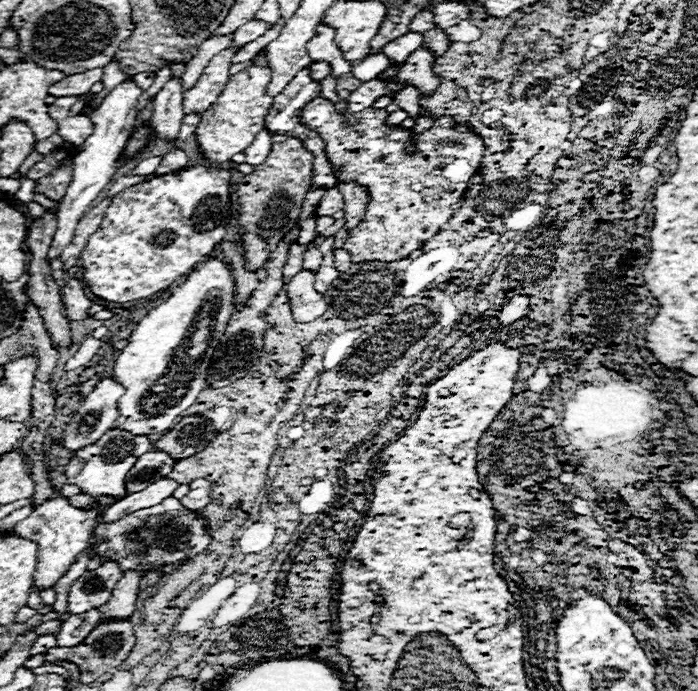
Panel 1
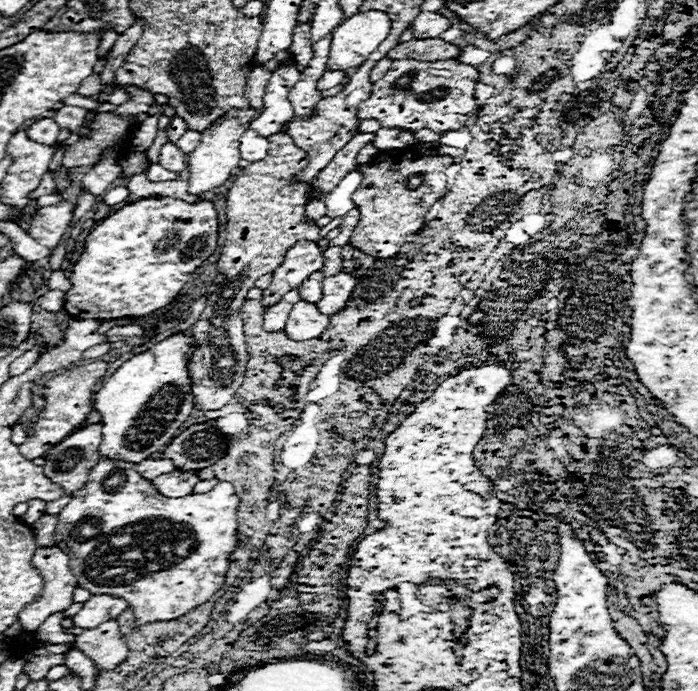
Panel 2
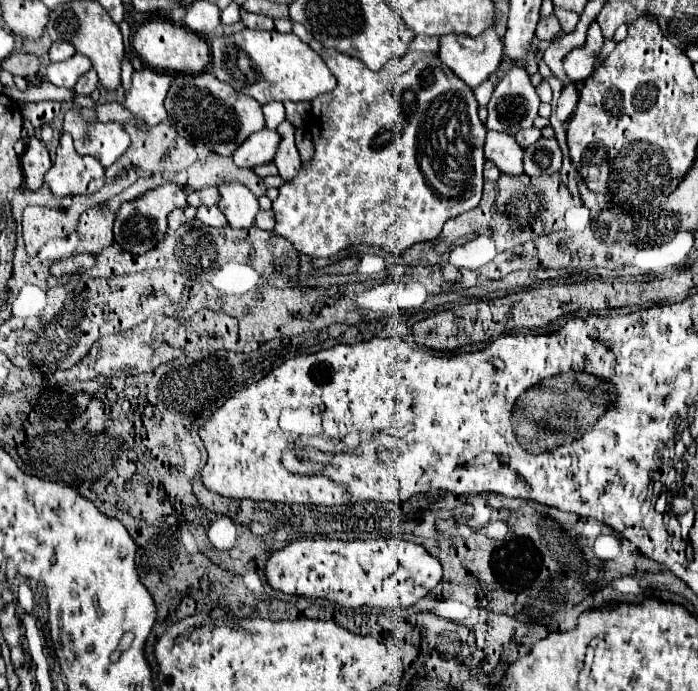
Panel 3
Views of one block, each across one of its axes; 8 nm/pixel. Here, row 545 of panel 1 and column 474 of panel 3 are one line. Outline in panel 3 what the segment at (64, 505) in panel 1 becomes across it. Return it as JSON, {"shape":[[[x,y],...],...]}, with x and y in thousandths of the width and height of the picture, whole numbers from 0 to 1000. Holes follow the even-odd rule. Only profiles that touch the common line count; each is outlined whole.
{"shape":[[[696,41],[688,52],[633,52],[628,81],[673,127],[685,127],[716,96],[719,72],[719,58],[708,46],[708,41]]]}

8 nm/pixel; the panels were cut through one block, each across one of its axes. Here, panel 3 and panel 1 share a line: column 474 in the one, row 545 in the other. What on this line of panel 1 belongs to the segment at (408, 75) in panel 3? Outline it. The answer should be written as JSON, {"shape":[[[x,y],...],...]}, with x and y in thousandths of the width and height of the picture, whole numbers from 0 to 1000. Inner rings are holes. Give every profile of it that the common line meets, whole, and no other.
{"shape":[[[244,718],[235,726],[218,732],[215,738],[189,741],[172,755],[135,761],[135,776],[143,781],[135,802],[152,805],[149,810],[166,810],[175,825],[192,822],[209,831],[221,819],[249,816],[292,799],[301,787],[301,773],[292,761],[295,755],[284,744],[269,741],[255,721]]]}

